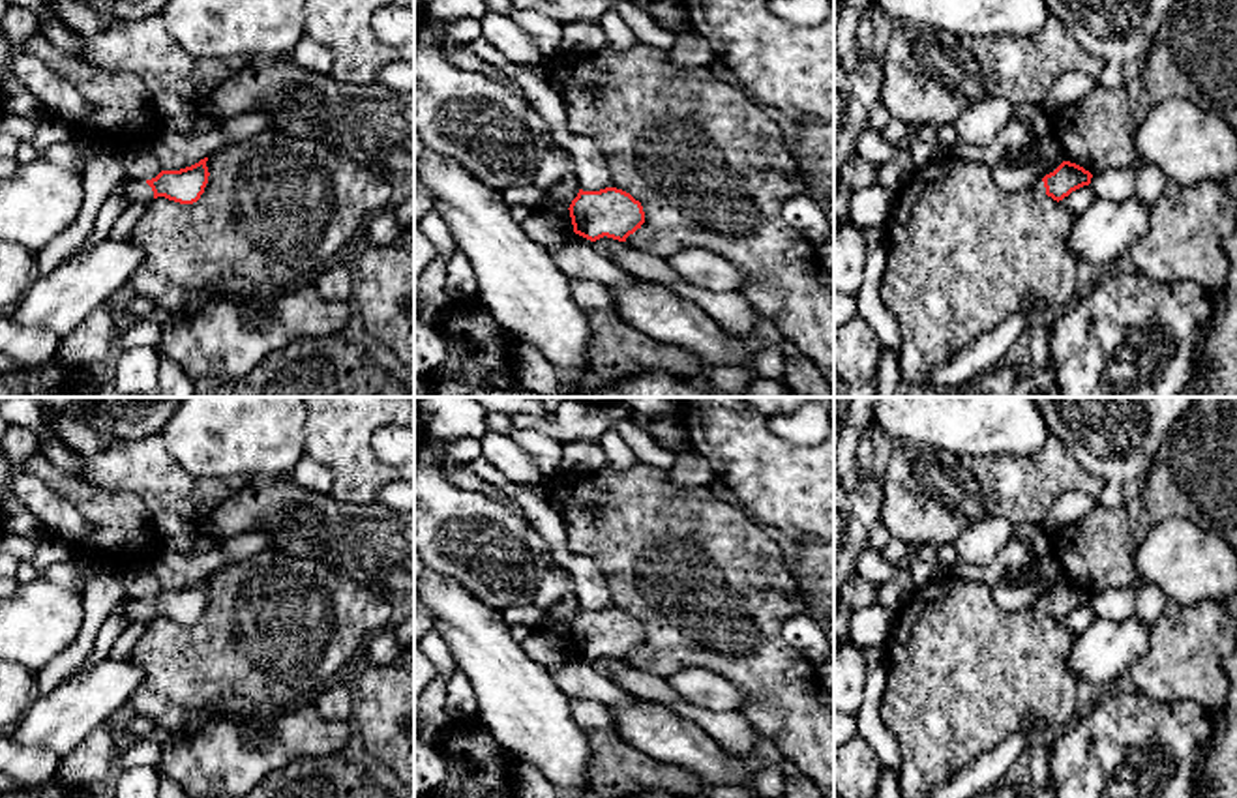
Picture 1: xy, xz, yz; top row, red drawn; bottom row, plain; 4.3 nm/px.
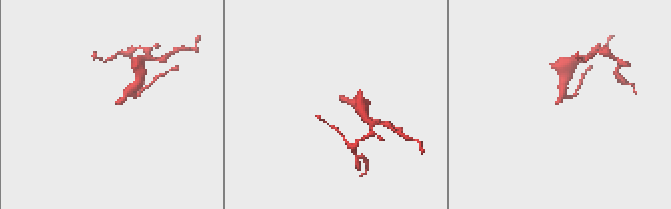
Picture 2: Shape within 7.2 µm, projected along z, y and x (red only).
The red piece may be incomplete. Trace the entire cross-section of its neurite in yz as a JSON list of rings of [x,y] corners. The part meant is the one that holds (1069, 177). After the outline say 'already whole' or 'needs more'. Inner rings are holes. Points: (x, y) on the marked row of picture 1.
[[[1063,161],[1053,172],[1046,174],[1040,182],[1031,185],[1031,189],[1040,197],[1048,195],[1059,202],[1072,191],[1089,185],[1091,178],[1093,174],[1083,167]]] | needs more

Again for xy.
[[[208,157],[180,170],[161,170],[156,178],[146,182],[126,176],[120,182],[124,199],[127,204],[150,202],[157,197],[165,197],[180,204],[193,204],[201,199],[208,184],[210,172],[206,161]]] | needs more

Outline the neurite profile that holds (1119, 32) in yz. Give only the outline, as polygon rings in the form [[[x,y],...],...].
[[[1044,0],[1091,54],[1104,62],[1096,84],[1125,88],[1149,60],[1153,39],[1177,0]]]

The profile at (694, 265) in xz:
[[[701,247],[678,251],[667,262],[684,281],[712,292],[742,292],[748,281],[737,266]]]

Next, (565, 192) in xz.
[[[564,150],[564,159],[568,169],[562,180],[551,191],[547,191],[545,197],[557,204],[564,204],[566,208],[570,208],[572,200],[577,197],[581,187],[577,184],[574,157],[566,150]]]

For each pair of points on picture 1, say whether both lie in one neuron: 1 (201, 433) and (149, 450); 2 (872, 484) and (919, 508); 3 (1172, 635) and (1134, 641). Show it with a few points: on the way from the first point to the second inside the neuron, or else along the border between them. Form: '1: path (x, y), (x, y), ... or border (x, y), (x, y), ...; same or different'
1: border (158, 435), (163, 448), (195, 476); different
2: border (881, 482), (879, 517); different
3: border (1151, 626), (1147, 649), (1127, 669); different

